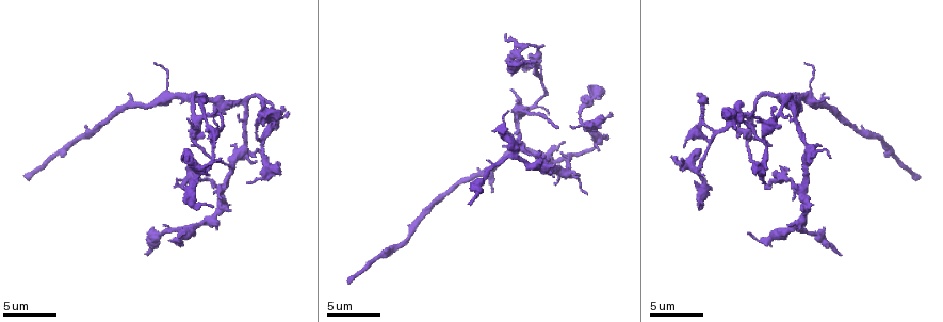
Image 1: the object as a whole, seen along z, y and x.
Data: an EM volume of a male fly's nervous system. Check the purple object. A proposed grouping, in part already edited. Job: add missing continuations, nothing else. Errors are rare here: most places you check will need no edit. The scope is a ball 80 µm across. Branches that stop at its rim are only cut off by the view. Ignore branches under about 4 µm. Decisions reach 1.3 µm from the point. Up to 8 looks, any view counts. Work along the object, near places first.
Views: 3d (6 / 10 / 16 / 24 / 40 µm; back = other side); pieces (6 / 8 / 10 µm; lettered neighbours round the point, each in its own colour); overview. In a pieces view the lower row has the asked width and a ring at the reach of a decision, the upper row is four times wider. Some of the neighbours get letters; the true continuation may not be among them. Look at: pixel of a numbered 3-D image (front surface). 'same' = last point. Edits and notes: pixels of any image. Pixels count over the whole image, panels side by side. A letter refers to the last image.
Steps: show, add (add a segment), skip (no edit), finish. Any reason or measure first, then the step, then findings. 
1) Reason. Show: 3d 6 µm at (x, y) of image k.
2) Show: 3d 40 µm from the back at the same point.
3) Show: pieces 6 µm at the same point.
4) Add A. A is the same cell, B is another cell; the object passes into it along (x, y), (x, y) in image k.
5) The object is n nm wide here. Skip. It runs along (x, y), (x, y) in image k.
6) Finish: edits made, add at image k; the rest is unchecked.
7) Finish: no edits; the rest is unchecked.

Thin end. Show: pieces 8 µm at (780, 101) of image 1.

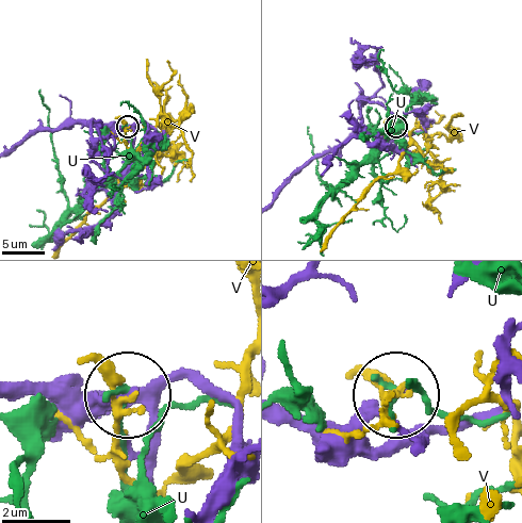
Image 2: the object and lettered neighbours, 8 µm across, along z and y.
Skip. U and V are other cells; no lettered segment goes on from it.

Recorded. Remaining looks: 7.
Branch stops here. Show: 3d 10 µm at (234, 164) of image 1.

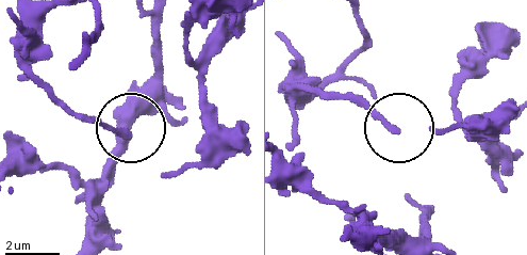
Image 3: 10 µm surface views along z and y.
Show: pieces 6 µm at (395, 131) of image 3.

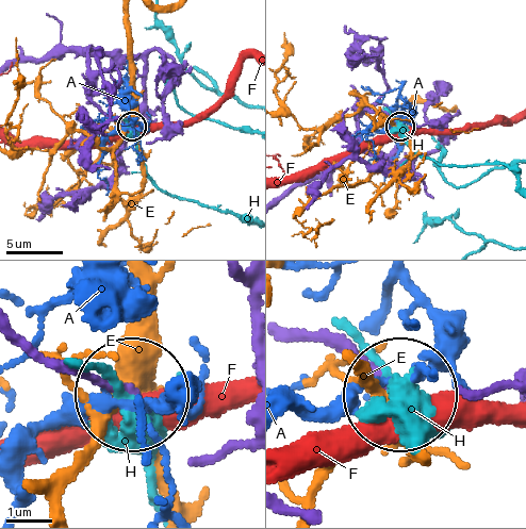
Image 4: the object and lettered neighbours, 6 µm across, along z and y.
The object is 200 nm wide here. Skip. A, E, F and H are other cells; it runs along (49, 359), (126, 394) in image 4; no lettered segment goes on from it.

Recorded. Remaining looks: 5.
Free end. Show: 3d 6 µm at (199, 94) of image 1.

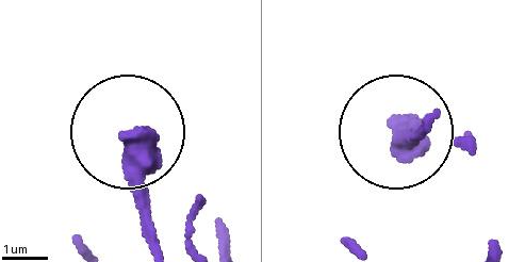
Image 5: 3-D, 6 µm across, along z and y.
Show: pieces 10 µm at (398, 125) of image 5.

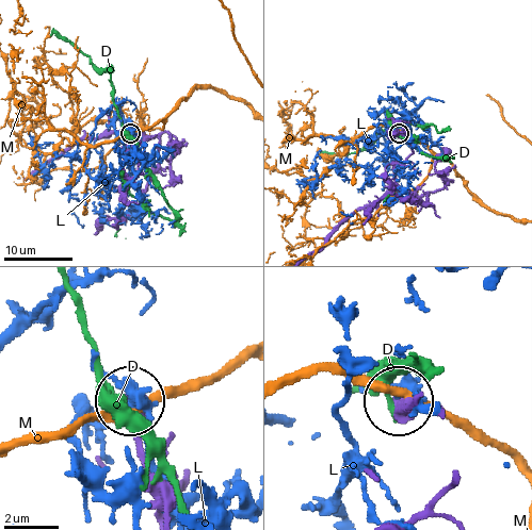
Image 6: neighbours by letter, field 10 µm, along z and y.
Skip. D, L and M are other cells; none of them fits.

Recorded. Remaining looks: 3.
Show: pieces 6 µm at (176, 178) of image 1.

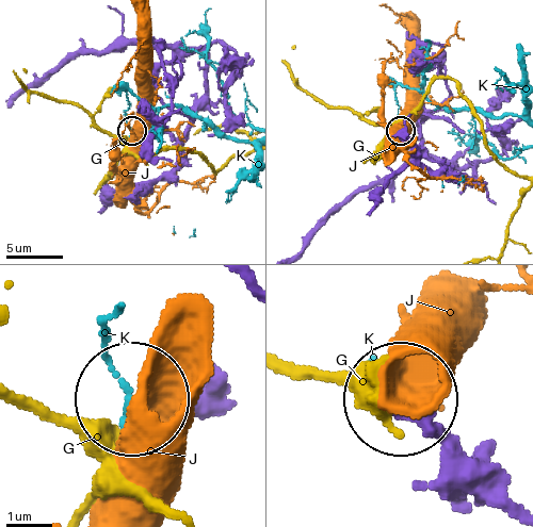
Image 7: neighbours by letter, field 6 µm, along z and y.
Skip. G, J and K are other cells; no lettered segment goes on from it.

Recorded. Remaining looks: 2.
Finish: no edits; the rest is unchecked.

